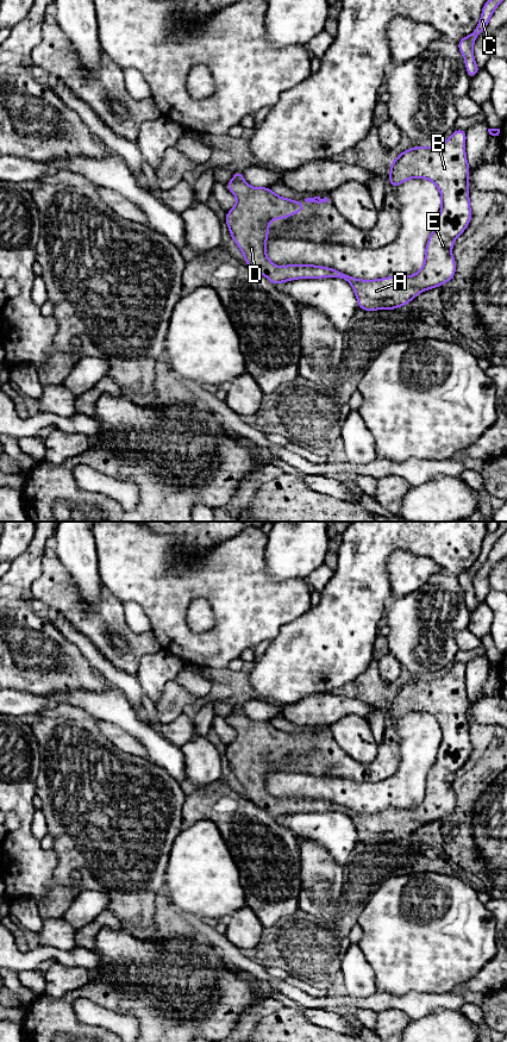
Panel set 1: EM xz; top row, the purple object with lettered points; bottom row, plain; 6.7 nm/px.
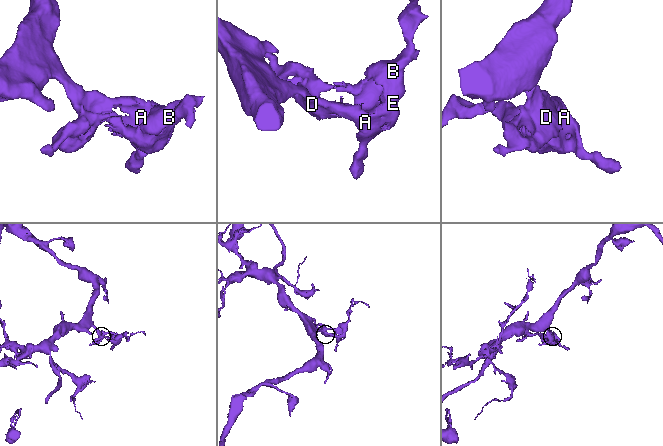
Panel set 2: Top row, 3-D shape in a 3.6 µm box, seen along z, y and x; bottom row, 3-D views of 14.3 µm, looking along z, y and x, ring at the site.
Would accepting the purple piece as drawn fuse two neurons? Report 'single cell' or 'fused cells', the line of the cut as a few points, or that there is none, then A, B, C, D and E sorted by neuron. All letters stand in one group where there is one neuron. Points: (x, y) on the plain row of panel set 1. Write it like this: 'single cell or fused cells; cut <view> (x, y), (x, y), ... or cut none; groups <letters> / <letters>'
single cell; cut none; groups A B C D E

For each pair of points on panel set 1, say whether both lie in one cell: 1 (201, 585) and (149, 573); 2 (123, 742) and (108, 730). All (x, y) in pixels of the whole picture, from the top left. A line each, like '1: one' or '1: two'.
1: one
2: one

